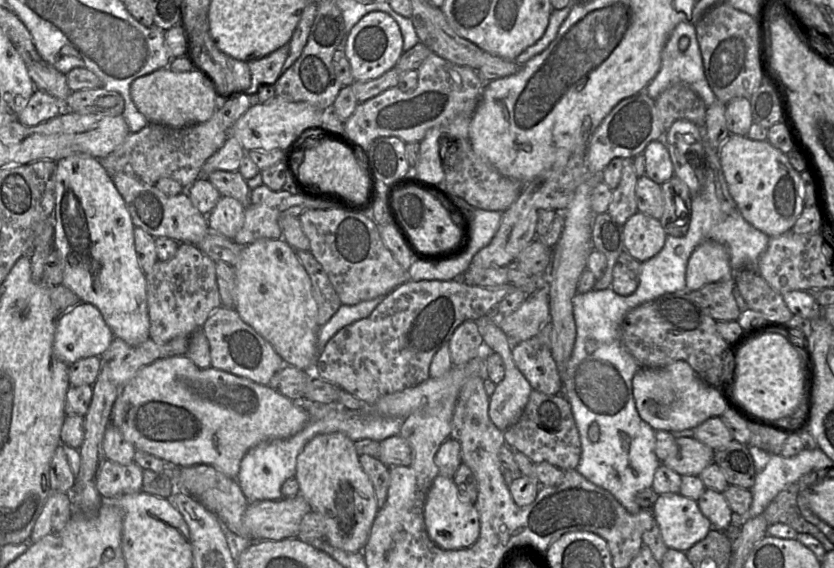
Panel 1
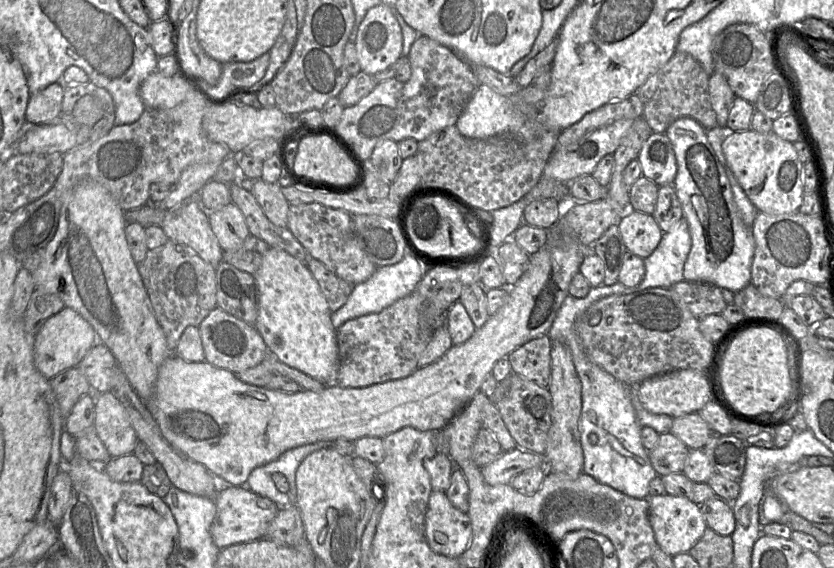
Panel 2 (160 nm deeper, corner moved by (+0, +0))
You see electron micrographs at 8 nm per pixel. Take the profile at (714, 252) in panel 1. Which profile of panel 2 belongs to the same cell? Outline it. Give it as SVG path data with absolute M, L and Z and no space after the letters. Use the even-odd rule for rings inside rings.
M680 117L665 132L677 162L673 187L691 236L684 280L710 283L737 292L751 283L755 241L752 227L745 225L741 218L725 169L708 141L706 131L697 120Z

